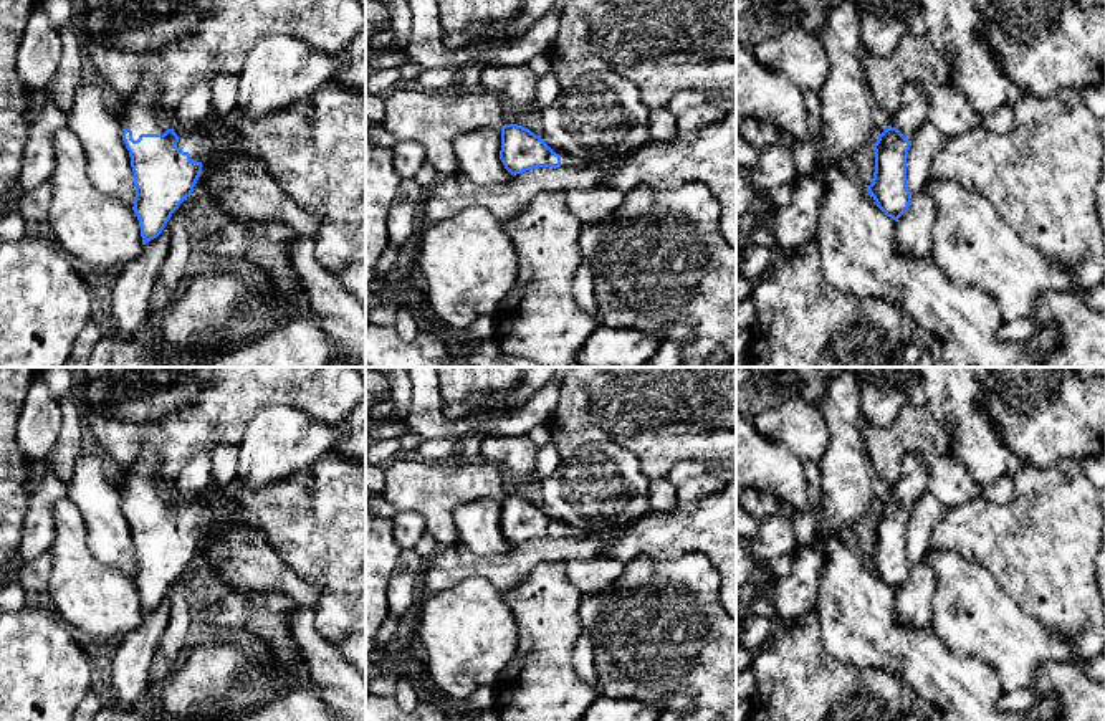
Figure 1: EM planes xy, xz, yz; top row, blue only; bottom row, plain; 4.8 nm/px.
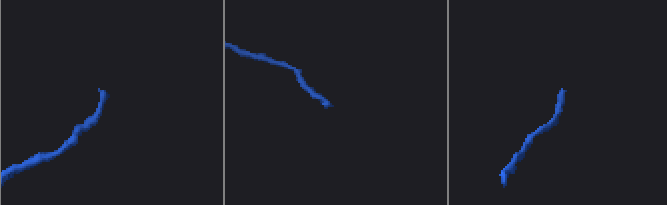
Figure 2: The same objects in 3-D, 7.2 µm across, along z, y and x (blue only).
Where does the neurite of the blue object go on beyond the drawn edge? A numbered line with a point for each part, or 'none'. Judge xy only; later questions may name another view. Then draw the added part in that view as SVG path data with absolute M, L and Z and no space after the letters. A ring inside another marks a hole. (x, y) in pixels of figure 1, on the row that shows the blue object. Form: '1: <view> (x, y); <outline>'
1: xy (316, 151); M147 78L116 111L121 127L129 127L134 141L141 134L164 134L172 129L179 136L177 147L197 162L203 162L215 150L208 139L212 131L232 132L242 152L260 160L299 207L319 218L321 228L313 240L324 270L342 273L351 265L366 265L366 91L356 93L331 79L301 106L263 119L253 119L235 106L228 114L210 112L202 121L182 124L174 109L160 106L159 83Z

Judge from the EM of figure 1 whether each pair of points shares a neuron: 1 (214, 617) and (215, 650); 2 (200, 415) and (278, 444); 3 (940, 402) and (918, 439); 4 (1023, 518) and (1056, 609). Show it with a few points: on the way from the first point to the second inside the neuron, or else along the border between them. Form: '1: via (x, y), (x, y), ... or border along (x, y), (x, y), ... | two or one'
1: border along (210, 630), (232, 632) | two
2: border along (273, 405), (263, 407), (250, 420), (237, 447) | two
3: border along (925, 405), (950, 435), (948, 450) | two
4: via (1042, 541), (1042, 554), (1056, 586) | one

